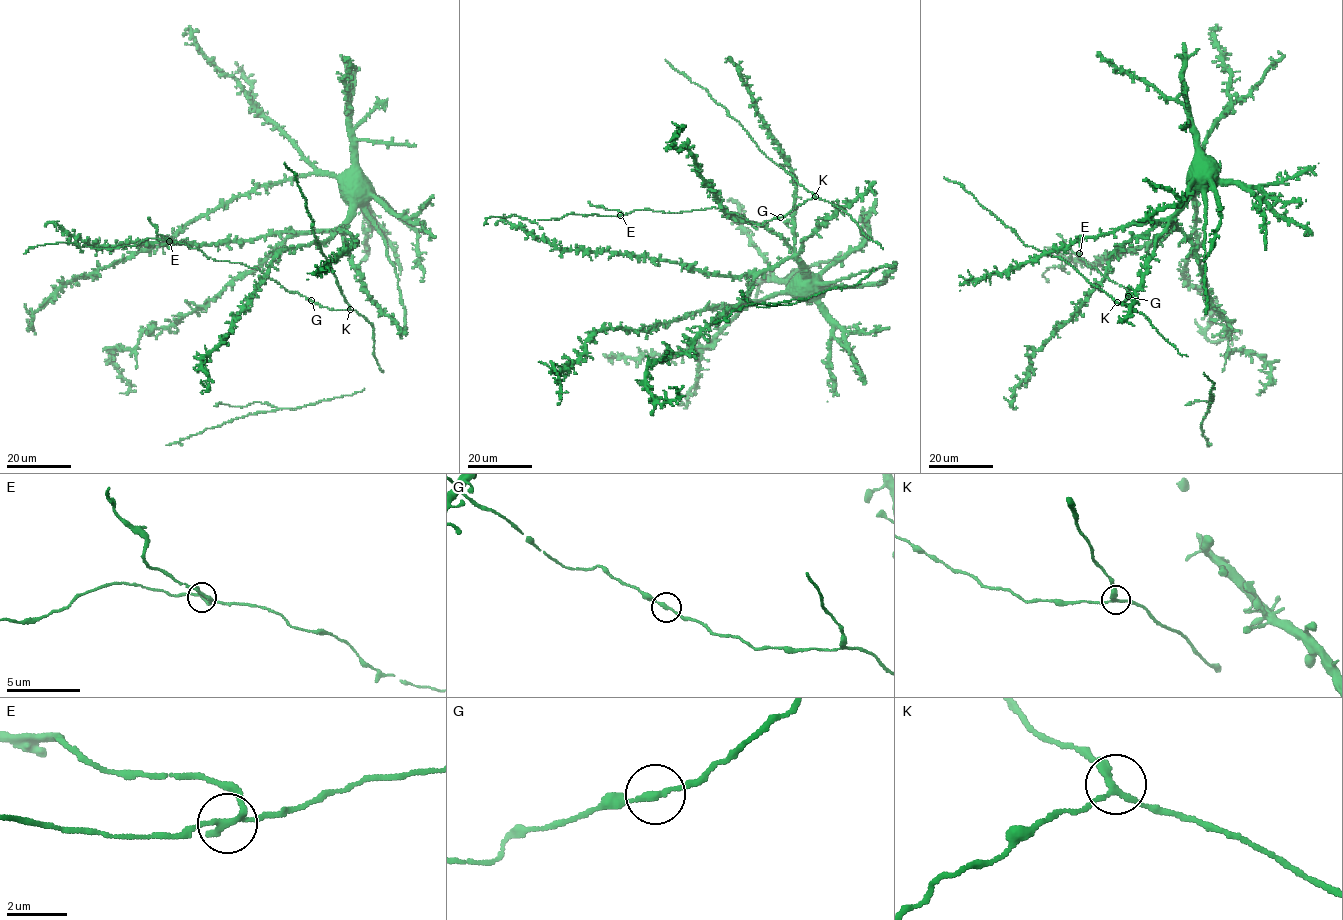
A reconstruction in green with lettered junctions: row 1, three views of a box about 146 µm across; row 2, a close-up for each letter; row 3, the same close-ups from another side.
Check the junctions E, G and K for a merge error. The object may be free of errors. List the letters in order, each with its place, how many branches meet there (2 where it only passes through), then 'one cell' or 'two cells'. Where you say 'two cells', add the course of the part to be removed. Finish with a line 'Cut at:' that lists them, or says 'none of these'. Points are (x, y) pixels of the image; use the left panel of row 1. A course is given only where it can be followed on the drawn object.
E: (169, 241) | 3 | two cells | (169, 240), (158, 235), (148, 217)
G: (311, 300) | 2 | one cell
K: (350, 309) | 3 | one cell
Cut at: E

